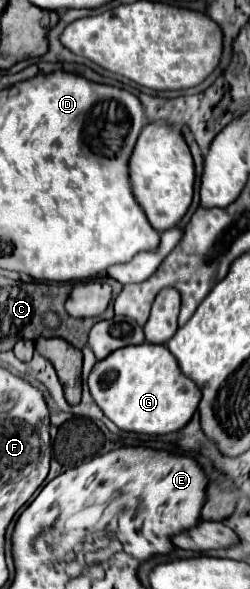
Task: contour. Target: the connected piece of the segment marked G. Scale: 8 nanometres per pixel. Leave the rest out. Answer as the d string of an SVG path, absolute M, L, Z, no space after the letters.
M150 343L118 349L98 361L90 371L88 387L110 421L124 431L146 435L166 435L182 429L192 419L202 399L200 389L192 379L182 375L178 361L168 347Z

